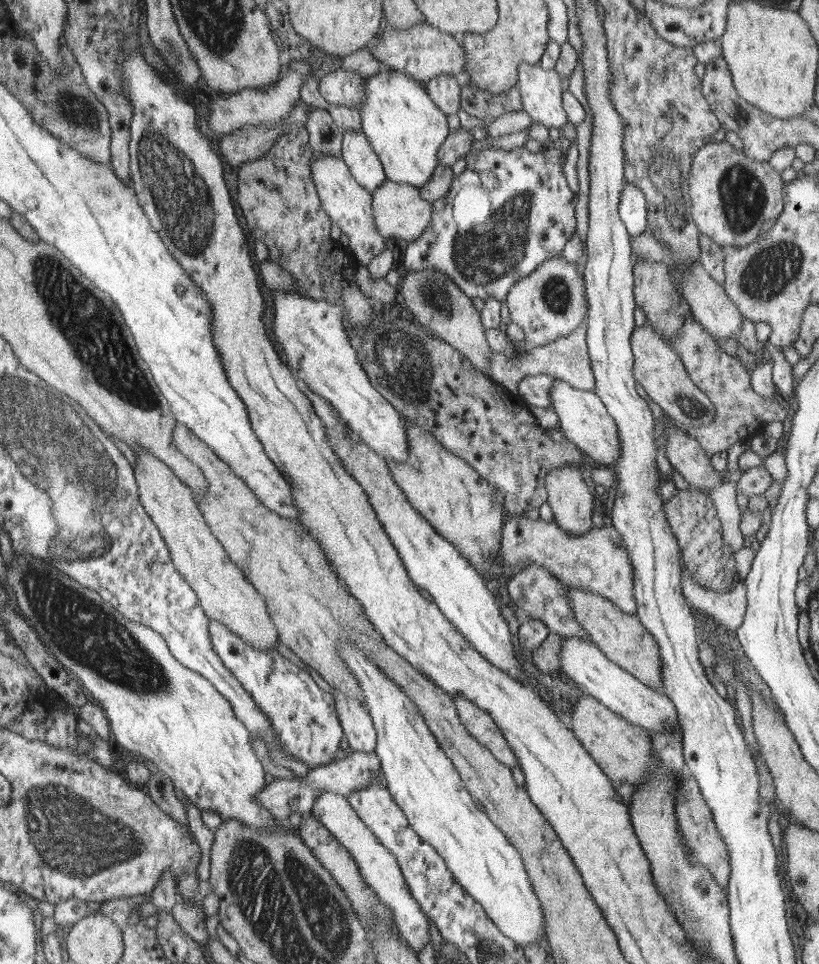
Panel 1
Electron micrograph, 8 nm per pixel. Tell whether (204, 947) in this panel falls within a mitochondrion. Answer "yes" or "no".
no

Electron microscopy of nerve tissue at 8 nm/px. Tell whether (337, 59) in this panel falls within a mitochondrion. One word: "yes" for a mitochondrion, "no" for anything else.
no

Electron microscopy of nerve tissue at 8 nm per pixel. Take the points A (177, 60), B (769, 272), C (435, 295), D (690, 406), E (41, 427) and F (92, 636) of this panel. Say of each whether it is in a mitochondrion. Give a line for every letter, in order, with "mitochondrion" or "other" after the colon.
A: mitochondrion
B: mitochondrion
C: mitochondrion
D: mitochondrion
E: mitochondrion
F: mitochondrion

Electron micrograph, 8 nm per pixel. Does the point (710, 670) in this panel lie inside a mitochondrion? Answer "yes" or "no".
no

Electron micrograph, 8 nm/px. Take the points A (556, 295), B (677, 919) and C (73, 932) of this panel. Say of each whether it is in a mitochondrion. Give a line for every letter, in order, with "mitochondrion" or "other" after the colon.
A: mitochondrion
B: other
C: other

